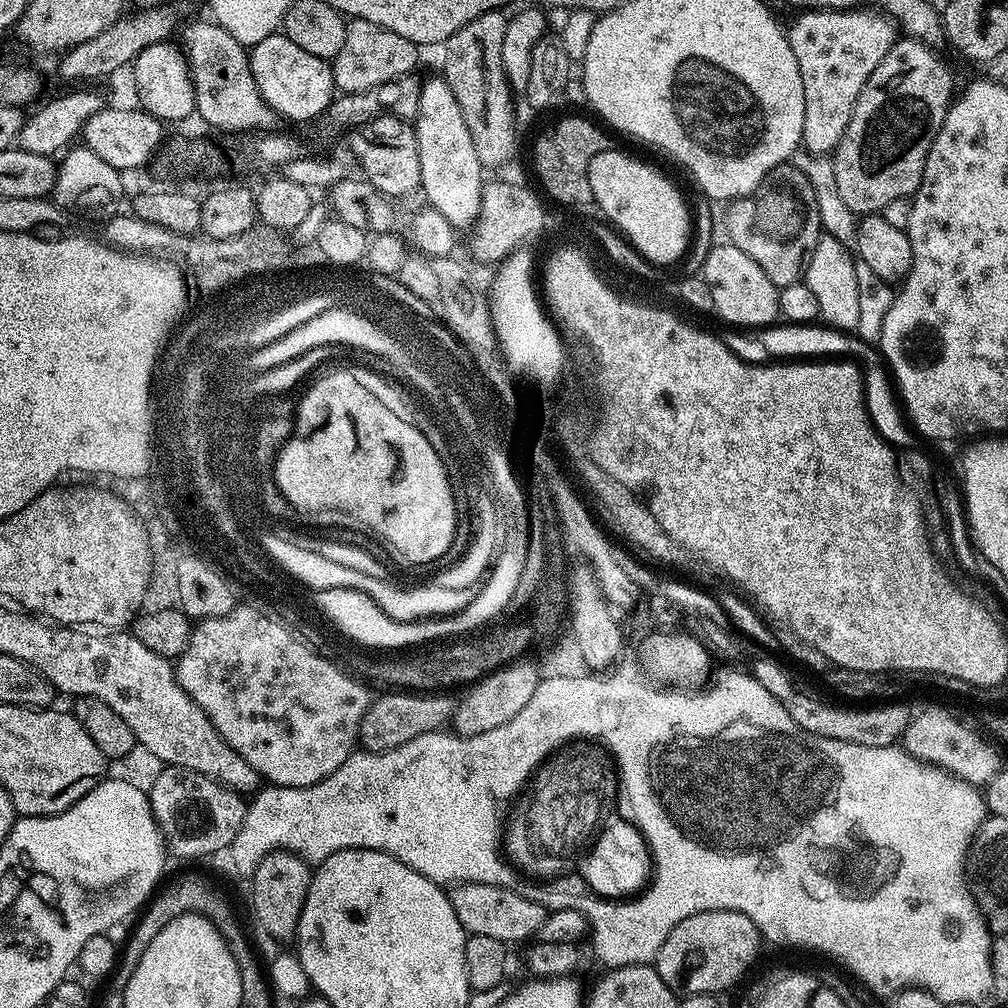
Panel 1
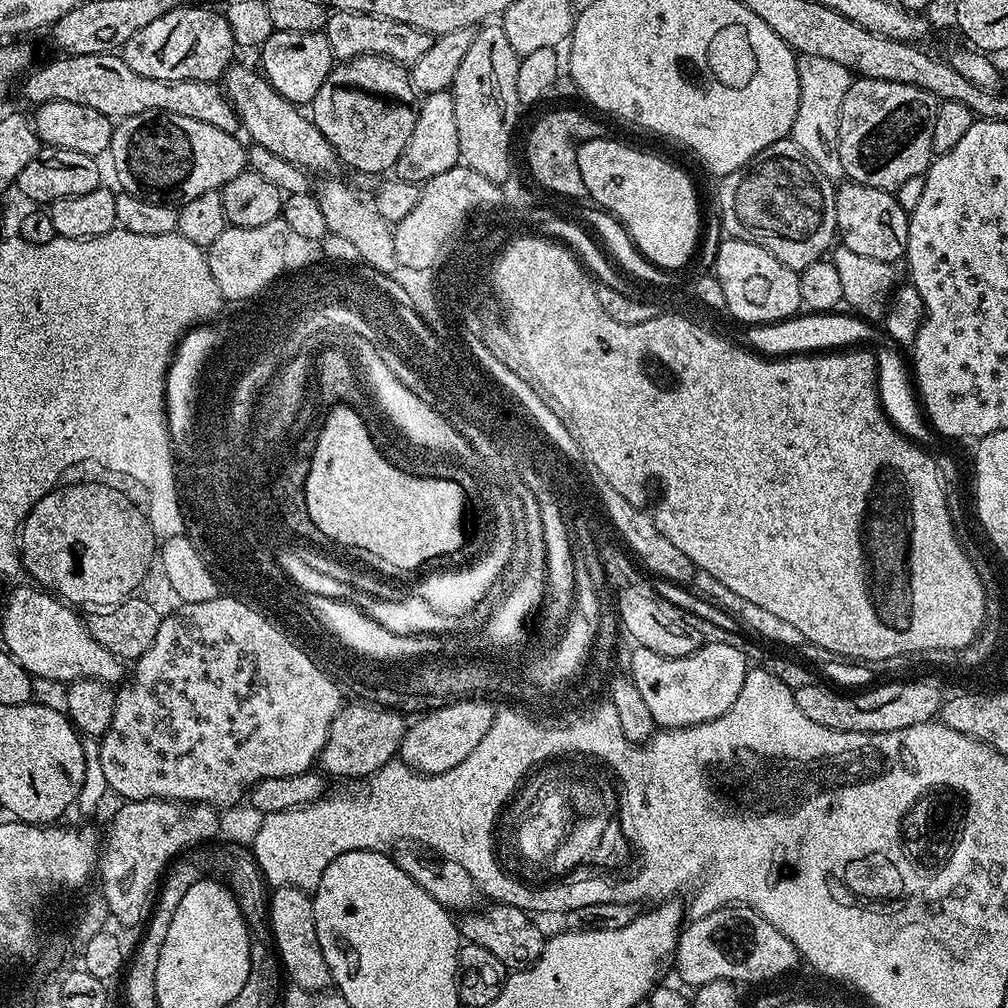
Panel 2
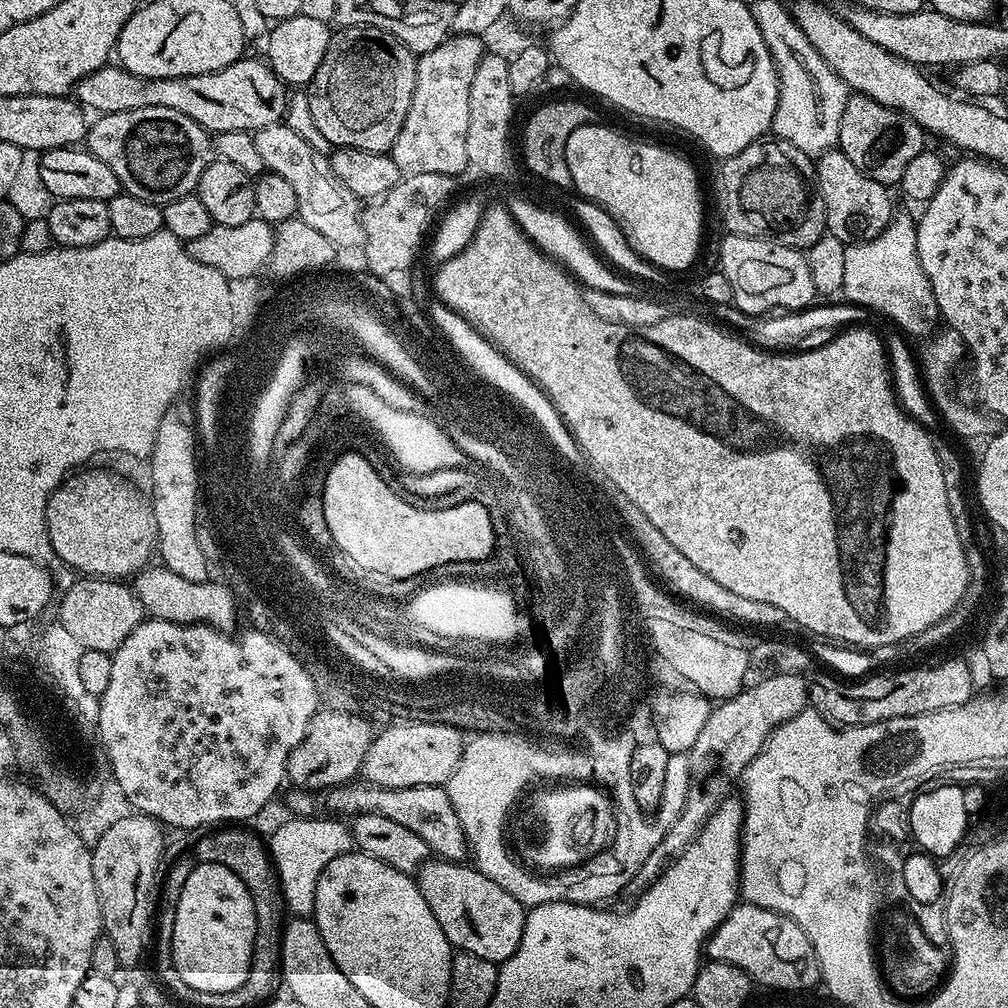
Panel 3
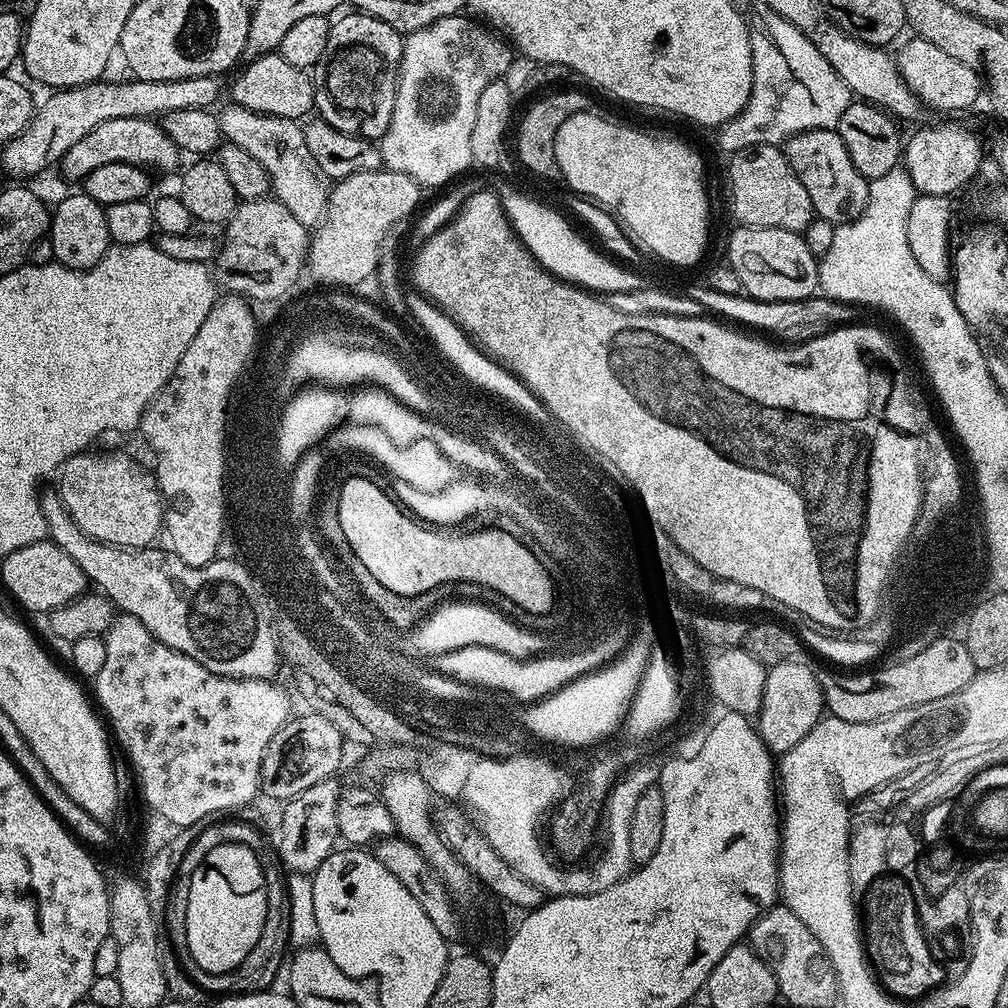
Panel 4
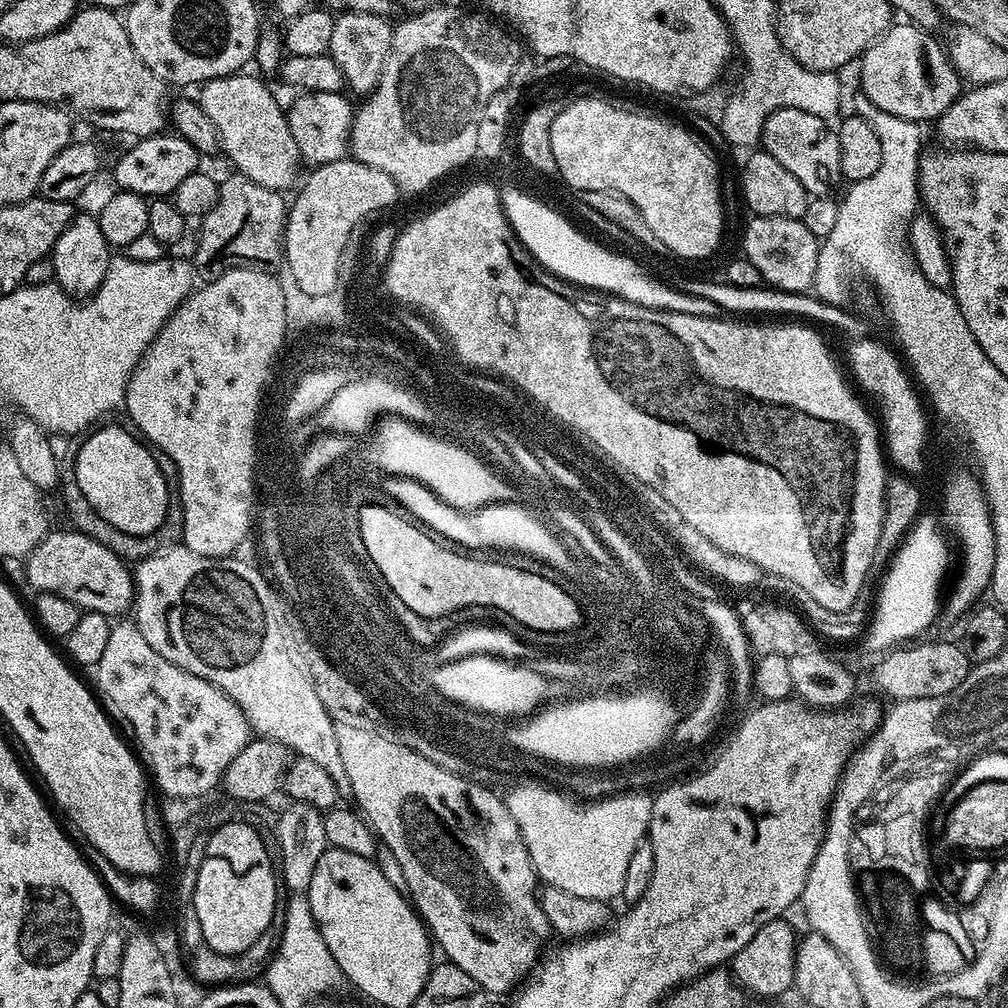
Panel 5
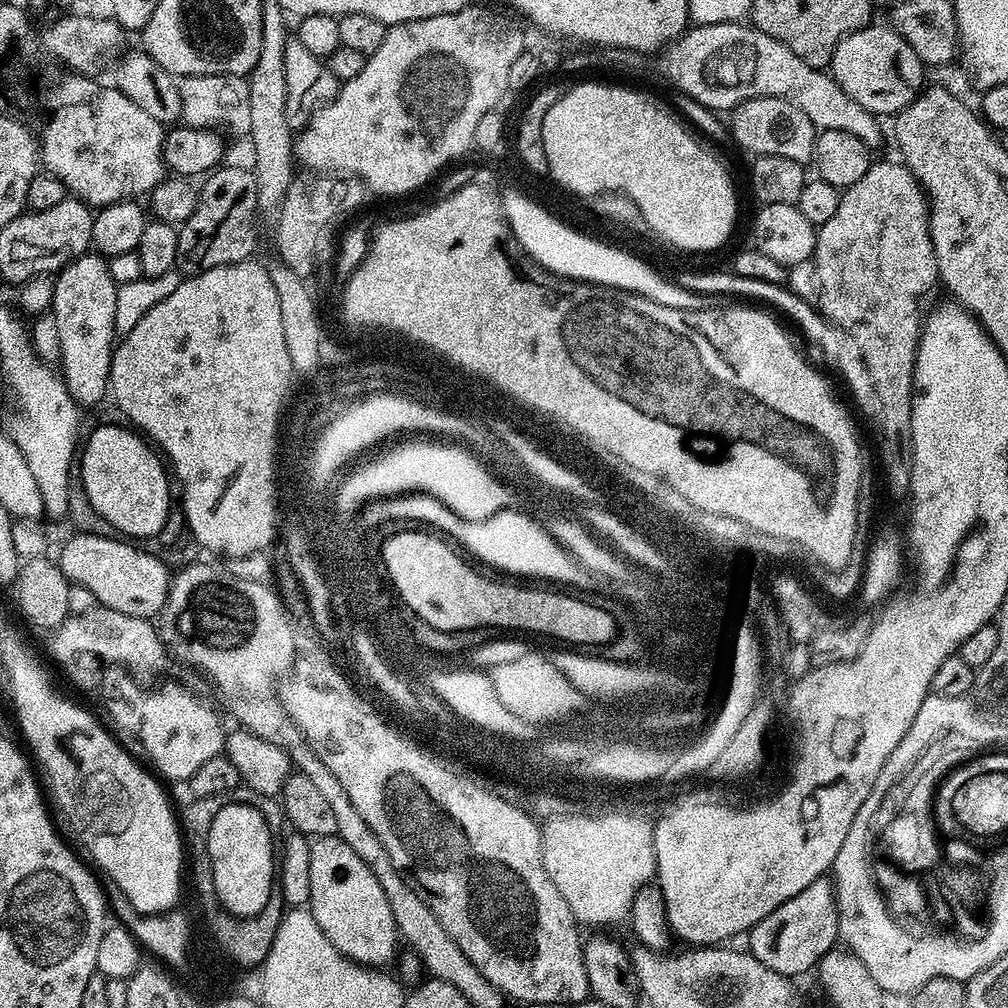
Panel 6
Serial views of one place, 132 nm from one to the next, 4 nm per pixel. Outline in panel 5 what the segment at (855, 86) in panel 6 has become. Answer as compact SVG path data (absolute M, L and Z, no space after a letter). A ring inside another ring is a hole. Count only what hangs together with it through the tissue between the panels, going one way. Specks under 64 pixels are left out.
M896 22L859 57L859 91L878 110L907 120L935 122L962 95L961 78L948 61L945 45L932 36L911 22Z

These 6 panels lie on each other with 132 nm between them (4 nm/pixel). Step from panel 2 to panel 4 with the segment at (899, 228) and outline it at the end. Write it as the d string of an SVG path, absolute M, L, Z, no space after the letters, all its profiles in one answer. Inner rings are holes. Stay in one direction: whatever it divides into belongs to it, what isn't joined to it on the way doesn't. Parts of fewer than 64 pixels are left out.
M815 128L799 132L785 140L782 147L794 174L798 174L802 186L806 186L812 211L819 219L834 225L848 224L863 214L868 205L870 181L854 166L854 162L850 162L850 154L836 131Z

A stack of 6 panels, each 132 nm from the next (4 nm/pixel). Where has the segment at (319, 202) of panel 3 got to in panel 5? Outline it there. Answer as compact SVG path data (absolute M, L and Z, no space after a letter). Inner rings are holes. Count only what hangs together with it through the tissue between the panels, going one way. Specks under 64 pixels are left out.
M244 75L216 76L213 80L205 80L199 89L199 106L206 118L214 122L220 148L239 175L250 178L250 182L258 182L258 186L287 193L287 188L300 172L302 157L294 142L294 134L290 134L285 109L282 104L280 108L275 94L259 80L259 75Z

